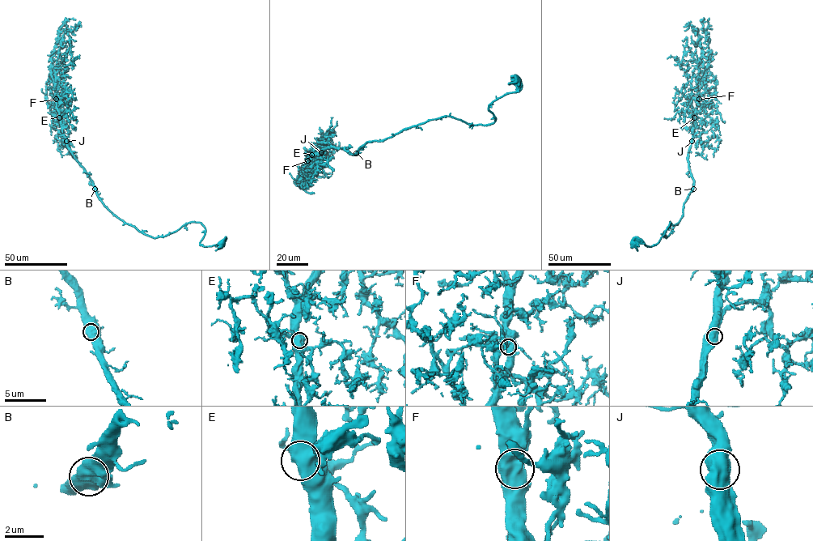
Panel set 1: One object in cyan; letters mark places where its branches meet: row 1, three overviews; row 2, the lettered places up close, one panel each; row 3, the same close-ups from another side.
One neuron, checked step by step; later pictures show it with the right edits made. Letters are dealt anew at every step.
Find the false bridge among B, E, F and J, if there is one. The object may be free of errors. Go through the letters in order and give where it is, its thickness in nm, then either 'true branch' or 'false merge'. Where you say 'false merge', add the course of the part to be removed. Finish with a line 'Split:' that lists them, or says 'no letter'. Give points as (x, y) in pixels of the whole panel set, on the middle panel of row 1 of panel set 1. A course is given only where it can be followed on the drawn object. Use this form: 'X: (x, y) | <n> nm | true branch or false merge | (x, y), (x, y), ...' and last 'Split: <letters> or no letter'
B: (356, 153) | 950 nm | true branch
E: (311, 155) | 900 nm | true branch
F: (307, 160) | 700 nm | true branch
J: (321, 152) | 1000 nm | true branch
Split: no letter

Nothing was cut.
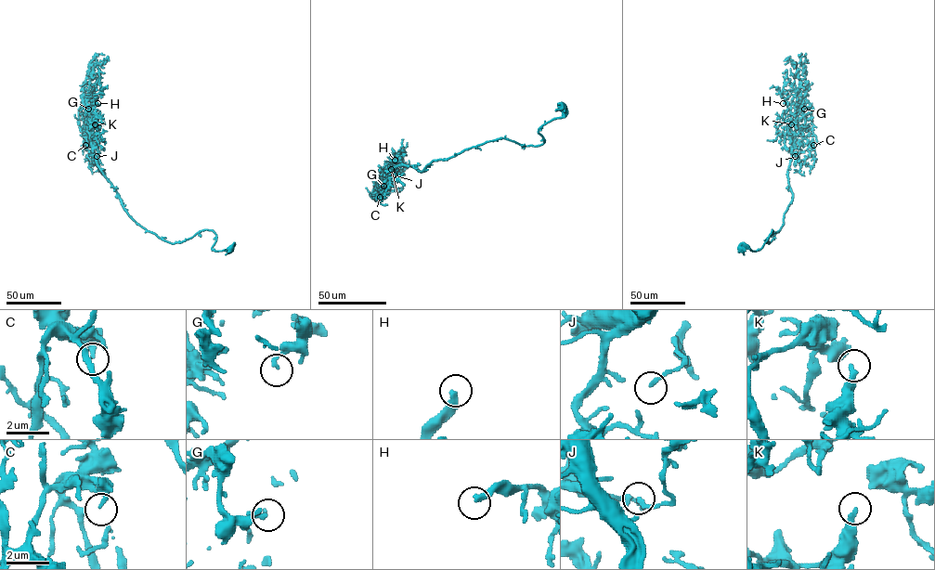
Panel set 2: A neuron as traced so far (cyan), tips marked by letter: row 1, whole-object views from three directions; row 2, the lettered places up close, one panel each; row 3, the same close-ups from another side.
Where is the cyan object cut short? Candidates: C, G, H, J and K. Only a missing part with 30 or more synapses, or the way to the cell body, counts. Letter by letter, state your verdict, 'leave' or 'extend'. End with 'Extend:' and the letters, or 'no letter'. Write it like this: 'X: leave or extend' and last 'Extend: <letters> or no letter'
C: leave
G: leave
H: extend
J: leave
K: leave
Extend: H

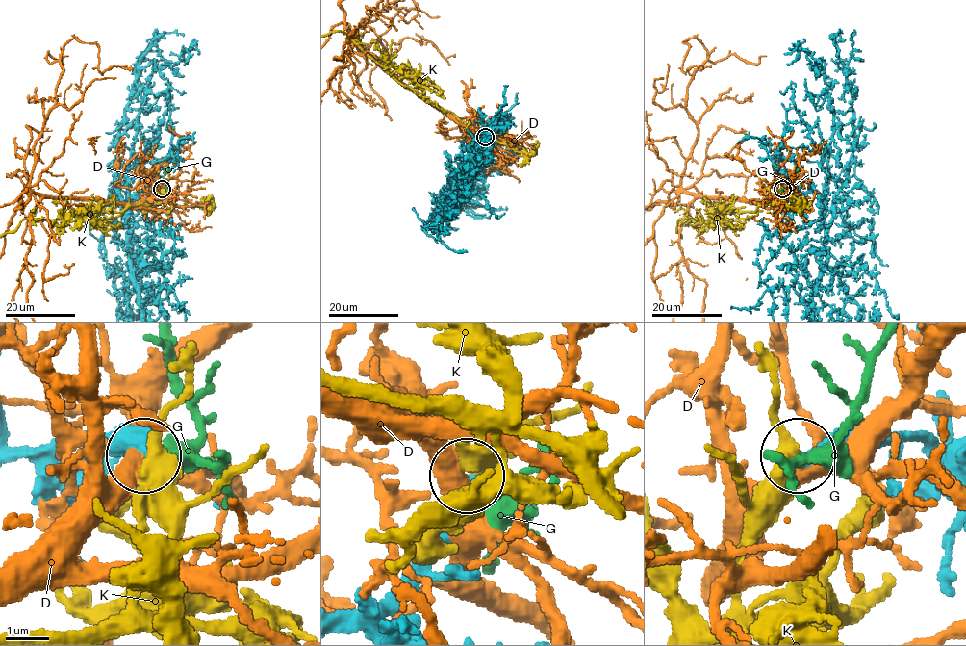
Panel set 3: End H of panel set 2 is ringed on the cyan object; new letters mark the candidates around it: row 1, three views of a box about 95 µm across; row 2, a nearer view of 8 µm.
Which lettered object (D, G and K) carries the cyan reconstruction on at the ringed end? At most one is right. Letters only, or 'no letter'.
no letter

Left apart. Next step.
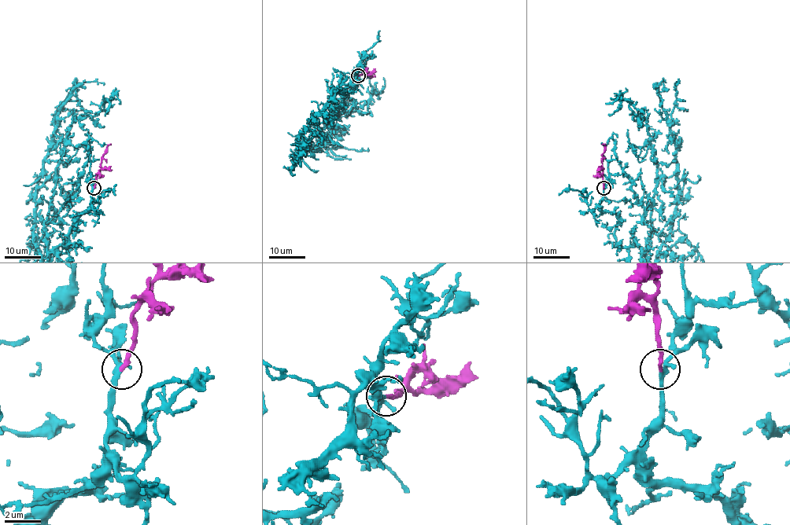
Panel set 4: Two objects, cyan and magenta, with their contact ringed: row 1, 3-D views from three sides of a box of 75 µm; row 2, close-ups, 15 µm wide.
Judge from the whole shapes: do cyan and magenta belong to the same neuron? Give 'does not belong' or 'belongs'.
belongs

